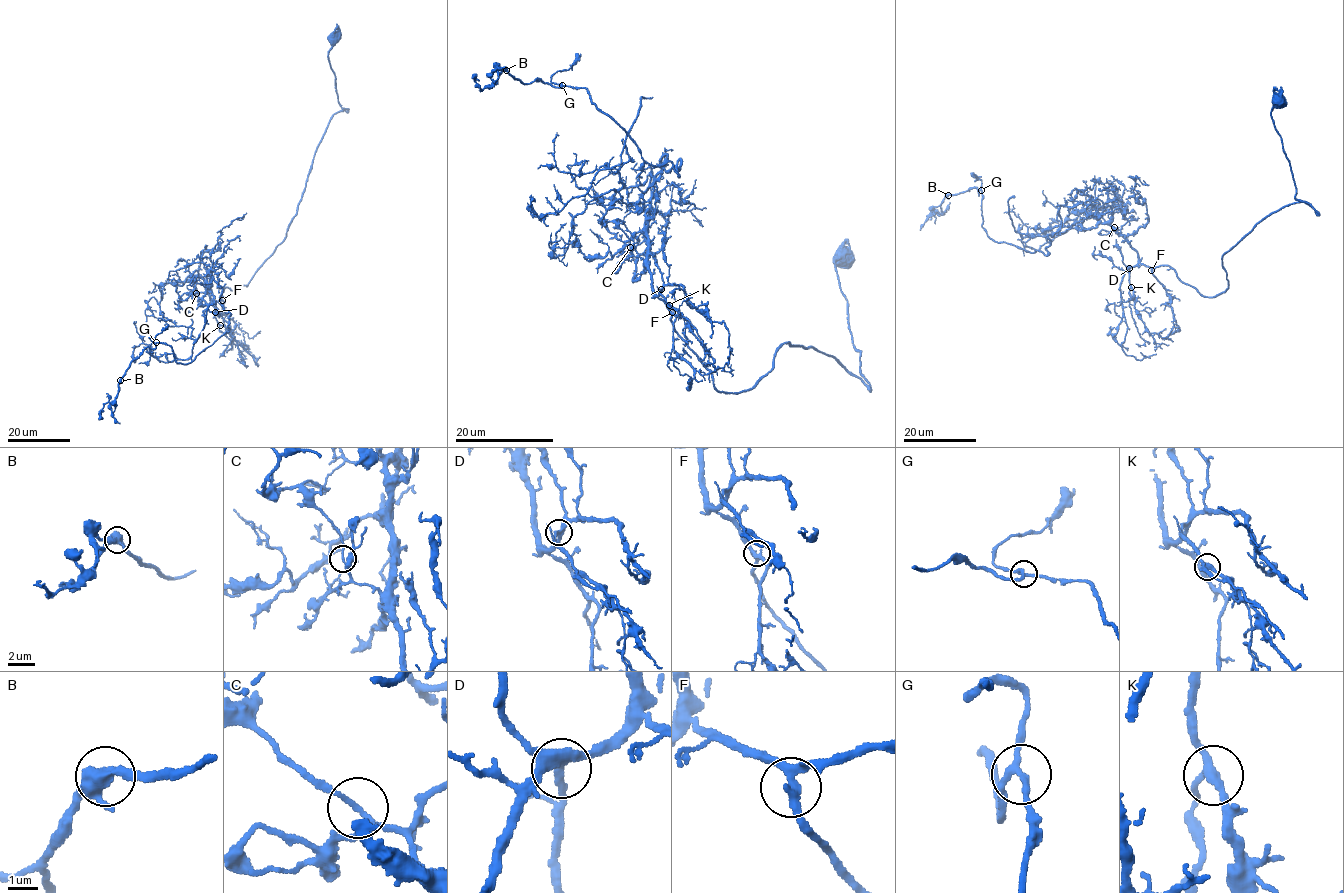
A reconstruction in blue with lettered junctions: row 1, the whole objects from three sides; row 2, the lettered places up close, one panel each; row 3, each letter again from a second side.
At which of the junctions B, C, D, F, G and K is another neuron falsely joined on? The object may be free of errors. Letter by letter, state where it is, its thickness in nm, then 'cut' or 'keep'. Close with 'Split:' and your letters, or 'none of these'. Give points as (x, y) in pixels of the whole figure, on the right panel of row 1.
B: place (948, 195); calibre 440 nm; keep
C: place (1114, 227); calibre 140 nm; cut
D: place (1129, 268); calibre 300 nm; keep
F: place (1151, 270); calibre 260 nm; keep
G: place (981, 190); calibre 200 nm; keep
K: place (1131, 287); calibre 220 nm; keep
Split: C

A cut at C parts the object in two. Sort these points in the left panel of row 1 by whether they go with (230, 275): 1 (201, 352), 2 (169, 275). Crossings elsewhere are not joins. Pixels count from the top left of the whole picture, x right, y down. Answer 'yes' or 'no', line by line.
1: yes
2: yes

